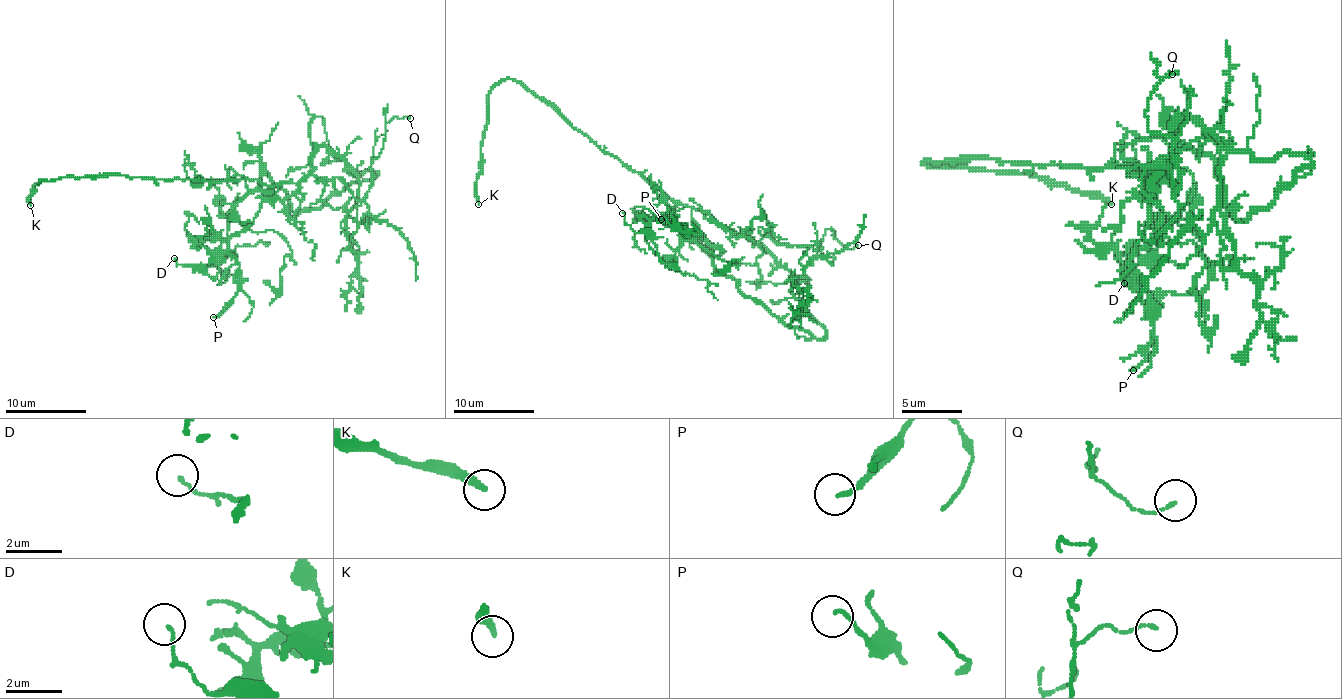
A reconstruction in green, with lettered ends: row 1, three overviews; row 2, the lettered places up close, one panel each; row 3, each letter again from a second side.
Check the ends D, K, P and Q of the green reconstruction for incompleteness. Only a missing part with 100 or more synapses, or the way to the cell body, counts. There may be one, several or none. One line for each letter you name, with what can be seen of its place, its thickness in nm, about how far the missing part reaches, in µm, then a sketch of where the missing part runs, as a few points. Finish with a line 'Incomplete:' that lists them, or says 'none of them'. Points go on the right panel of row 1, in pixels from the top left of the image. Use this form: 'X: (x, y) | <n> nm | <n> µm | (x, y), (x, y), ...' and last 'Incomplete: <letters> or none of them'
K: (1111, 204) | 240 nm | 6 µm | (1111, 204), (1148, 210), (1169, 222)
Incomplete: K

